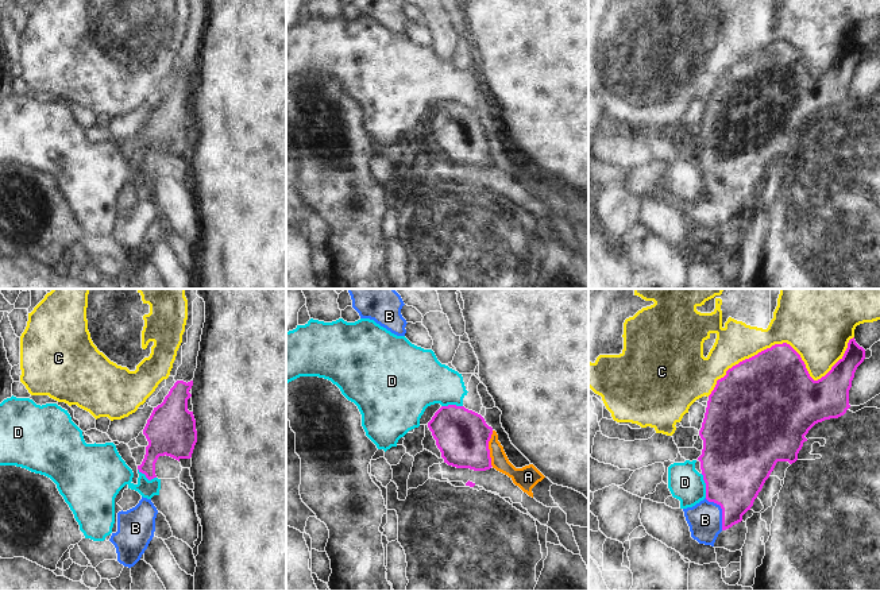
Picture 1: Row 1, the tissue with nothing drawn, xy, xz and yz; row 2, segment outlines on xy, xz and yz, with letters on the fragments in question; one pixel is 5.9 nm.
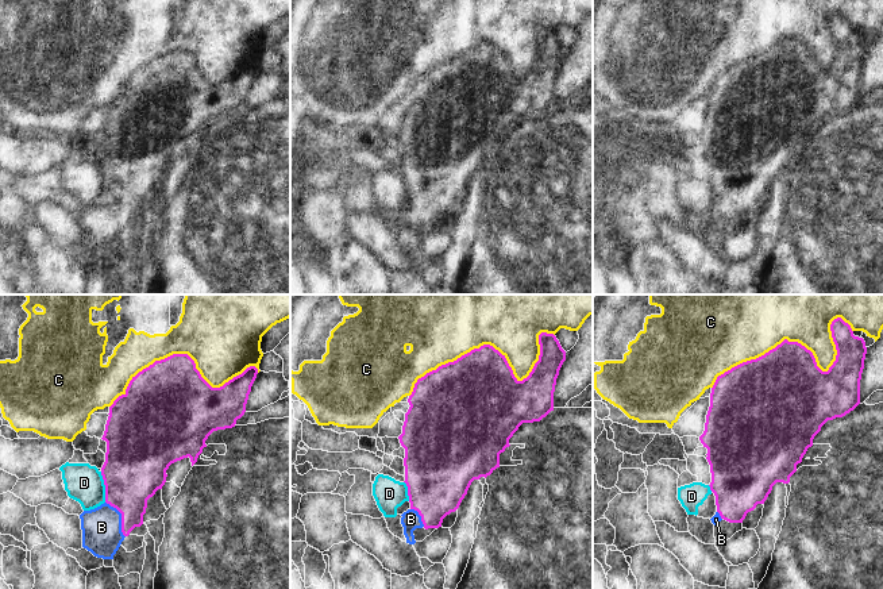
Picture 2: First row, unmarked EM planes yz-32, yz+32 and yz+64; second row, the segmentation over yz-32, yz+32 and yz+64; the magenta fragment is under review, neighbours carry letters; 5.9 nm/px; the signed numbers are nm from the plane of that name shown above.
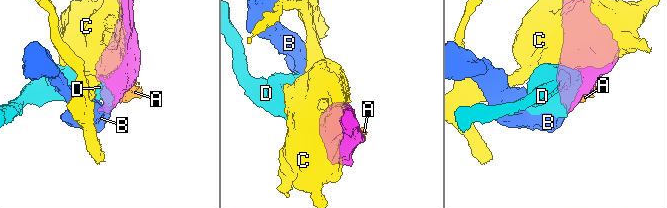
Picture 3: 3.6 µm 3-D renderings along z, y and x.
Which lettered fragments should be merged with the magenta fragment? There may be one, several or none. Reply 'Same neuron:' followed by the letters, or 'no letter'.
Same neuron: A, B

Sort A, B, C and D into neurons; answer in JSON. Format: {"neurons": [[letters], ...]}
{"neurons": [["A", "B"], ["C"], ["D"]]}

